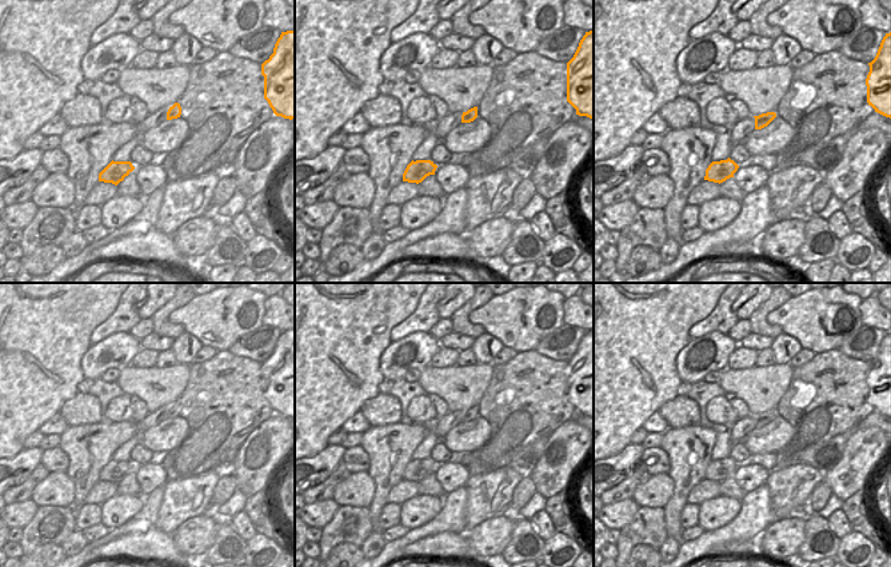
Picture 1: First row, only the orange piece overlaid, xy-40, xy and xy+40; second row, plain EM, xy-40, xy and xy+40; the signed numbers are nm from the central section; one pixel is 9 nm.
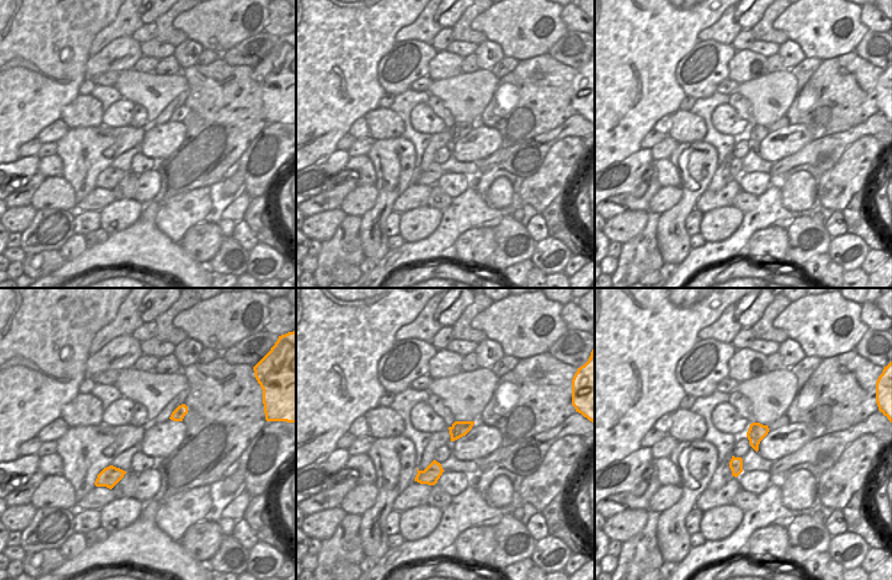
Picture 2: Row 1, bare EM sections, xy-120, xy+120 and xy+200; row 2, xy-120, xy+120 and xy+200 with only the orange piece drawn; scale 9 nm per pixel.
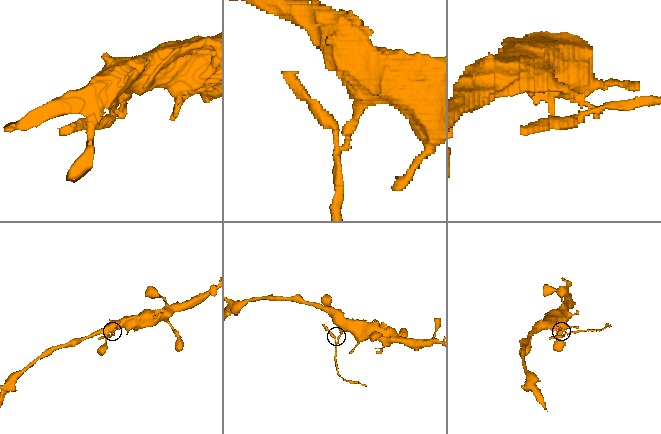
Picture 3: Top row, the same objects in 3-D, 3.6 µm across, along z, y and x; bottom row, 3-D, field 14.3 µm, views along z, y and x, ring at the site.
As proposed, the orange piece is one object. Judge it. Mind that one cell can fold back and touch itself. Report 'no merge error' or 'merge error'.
merge error

